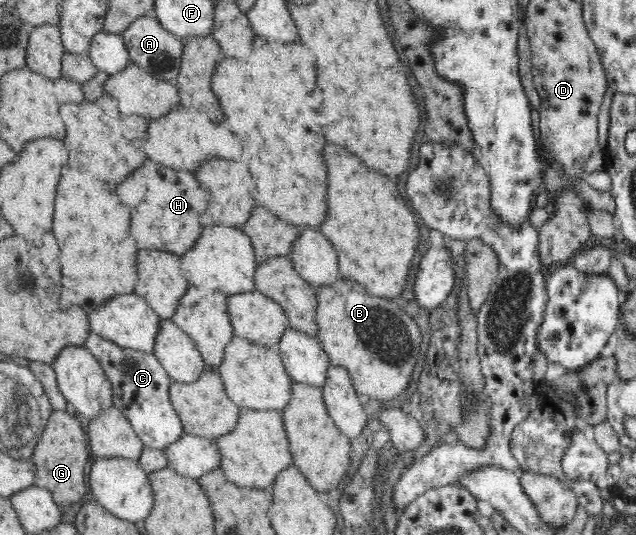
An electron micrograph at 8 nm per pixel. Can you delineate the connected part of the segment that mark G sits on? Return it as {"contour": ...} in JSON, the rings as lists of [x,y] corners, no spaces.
{"contour":[[[53,410],[31,459],[36,466],[34,485],[46,488],[59,506],[78,503],[88,491],[88,483],[84,479],[86,465],[90,463],[87,441],[82,422],[72,410]]]}

